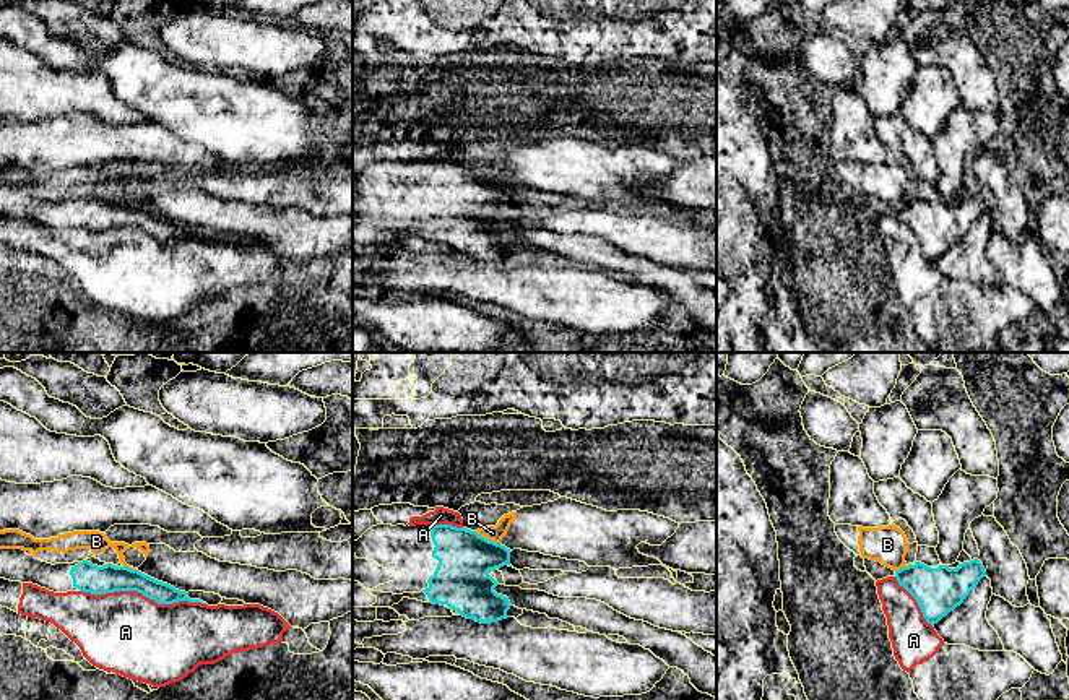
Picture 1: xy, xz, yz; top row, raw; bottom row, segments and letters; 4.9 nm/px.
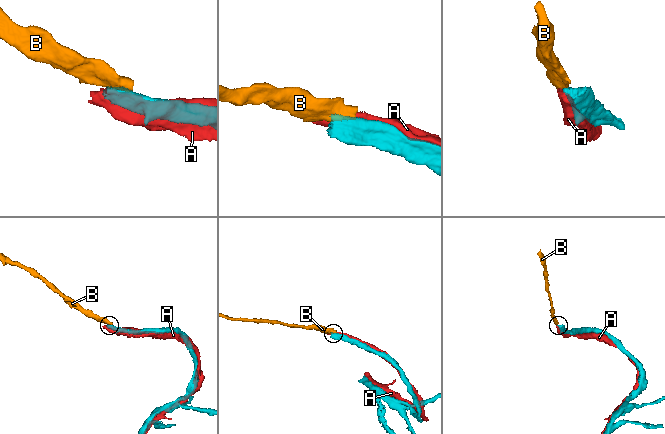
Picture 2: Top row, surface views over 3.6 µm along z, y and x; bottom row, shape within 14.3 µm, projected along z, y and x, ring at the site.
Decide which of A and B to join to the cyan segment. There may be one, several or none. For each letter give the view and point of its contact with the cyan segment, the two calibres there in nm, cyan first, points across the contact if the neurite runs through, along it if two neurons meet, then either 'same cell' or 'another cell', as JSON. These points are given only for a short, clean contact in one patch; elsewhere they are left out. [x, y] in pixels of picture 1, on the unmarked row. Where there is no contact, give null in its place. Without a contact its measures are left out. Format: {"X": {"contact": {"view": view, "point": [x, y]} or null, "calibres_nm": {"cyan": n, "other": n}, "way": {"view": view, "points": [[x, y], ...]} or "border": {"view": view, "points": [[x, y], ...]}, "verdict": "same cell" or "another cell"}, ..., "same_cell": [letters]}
{"A": {"contact": {"view": "xy", "point": [143, 231]}, "calibres_nm": {"cyan": 140, "other": 400}, "verdict": "another cell"}, "B": {"contact": {"view": "xz", "point": [488, 176]}, "calibres_nm": {"cyan": 280, "other": 80}, "border": {"view": "xz", "points": [[475, 168], [499, 179]]}, "verdict": "another cell"}, "same_cell": []}

